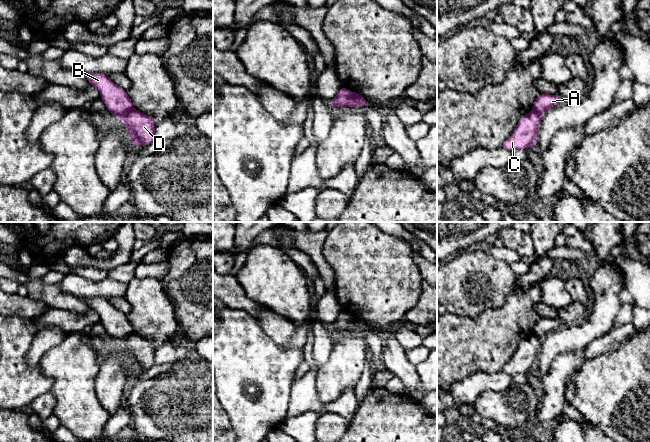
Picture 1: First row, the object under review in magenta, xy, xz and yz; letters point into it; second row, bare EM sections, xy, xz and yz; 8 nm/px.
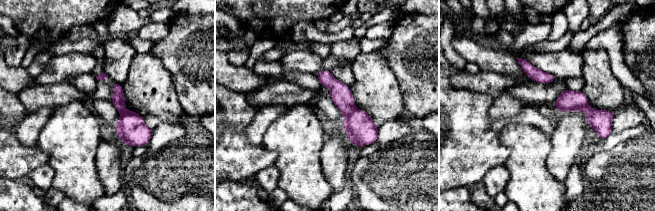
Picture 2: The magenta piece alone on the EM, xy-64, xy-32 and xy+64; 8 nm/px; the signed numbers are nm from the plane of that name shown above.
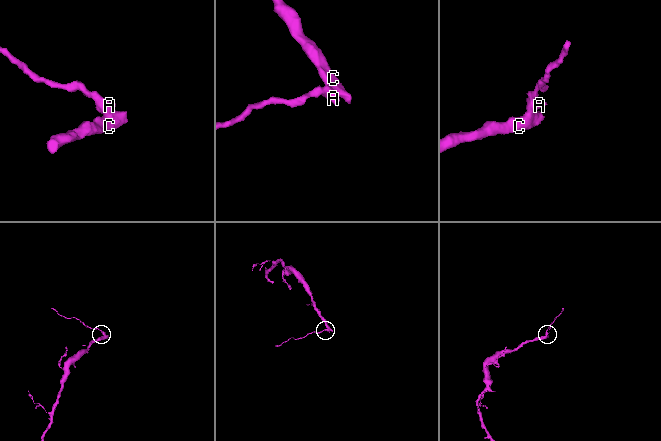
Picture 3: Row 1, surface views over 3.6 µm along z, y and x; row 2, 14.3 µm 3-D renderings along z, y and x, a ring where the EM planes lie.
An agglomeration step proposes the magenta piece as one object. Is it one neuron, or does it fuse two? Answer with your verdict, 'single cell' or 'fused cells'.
fused cells

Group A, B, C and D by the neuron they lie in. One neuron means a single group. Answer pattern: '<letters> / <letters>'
A B / C D

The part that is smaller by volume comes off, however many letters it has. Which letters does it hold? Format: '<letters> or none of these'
A, B

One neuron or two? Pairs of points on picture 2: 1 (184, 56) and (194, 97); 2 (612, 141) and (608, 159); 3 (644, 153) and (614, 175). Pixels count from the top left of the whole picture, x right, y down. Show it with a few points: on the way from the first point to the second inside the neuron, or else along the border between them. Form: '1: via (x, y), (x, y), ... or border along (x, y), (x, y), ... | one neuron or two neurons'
1: via (194, 66), (194, 87) | one neuron
2: border along (631, 139), (621, 142), (611, 149), (602, 151) | two neurons
3: via (637, 160), (621, 175) | one neuron

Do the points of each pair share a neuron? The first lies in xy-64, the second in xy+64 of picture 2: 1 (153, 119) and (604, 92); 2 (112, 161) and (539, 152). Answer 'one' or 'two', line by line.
1: one
2: two

